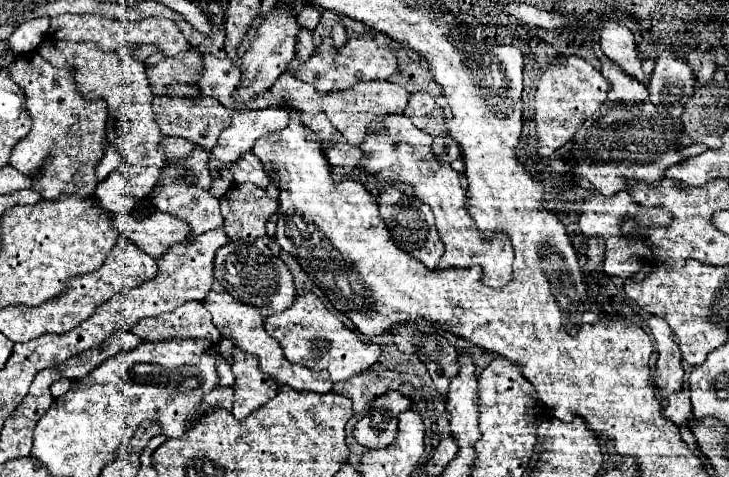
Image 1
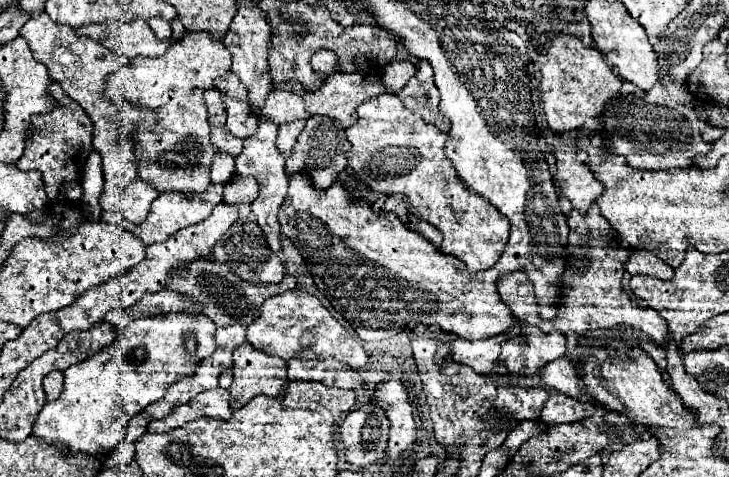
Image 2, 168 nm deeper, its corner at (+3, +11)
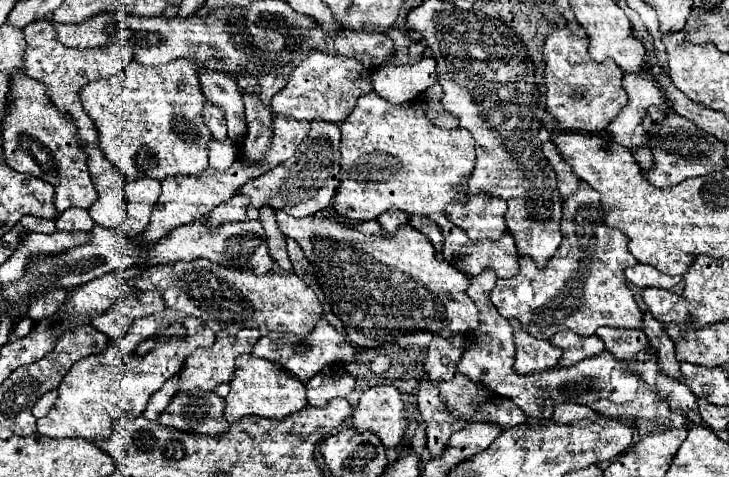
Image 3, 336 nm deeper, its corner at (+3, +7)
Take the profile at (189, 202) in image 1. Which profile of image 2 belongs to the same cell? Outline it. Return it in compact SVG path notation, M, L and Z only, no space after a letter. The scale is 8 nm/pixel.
M187 32L181 40L171 44L163 56L135 56L121 70L109 76L105 86L107 98L115 102L129 100L157 112L157 130L139 130L135 134L139 176L153 184L157 192L181 192L191 196L209 188L209 170L215 148L209 140L207 108L203 104L201 90L213 88L213 80L223 76L229 68L231 54L221 40L211 40L207 32Z

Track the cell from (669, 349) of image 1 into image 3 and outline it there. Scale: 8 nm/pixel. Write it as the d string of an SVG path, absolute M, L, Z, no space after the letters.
M583 182L575 194L563 198L559 230L563 236L561 246L545 262L545 268L537 268L529 256L521 256L521 272L509 280L497 280L491 292L491 302L497 312L503 318L517 318L537 338L551 338L557 326L579 336L593 336L601 326L641 330L643 314L623 274L637 260L627 250L629 238L625 232L605 226L599 192Z

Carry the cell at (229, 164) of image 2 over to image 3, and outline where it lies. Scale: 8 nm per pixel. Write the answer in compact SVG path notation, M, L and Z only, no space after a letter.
M209 140L209 166L217 170L227 170L229 164L235 162L237 148L235 142L227 140Z

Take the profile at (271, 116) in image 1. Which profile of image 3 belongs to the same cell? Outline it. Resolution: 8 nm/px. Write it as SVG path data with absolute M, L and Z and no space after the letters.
M313 50L297 68L293 68L287 86L273 96L273 112L295 120L343 122L355 108L357 98L373 90L369 76L371 72L353 58L337 58Z

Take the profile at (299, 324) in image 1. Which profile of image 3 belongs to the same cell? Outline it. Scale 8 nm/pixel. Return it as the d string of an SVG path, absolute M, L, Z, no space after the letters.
M319 320L315 330L309 336L297 336L297 334L283 334L283 332L271 332L263 338L257 340L253 352L257 358L271 360L279 368L291 372L299 382L307 384L317 372L321 372L325 366L333 362L343 362L343 364L353 364L357 350L325 320Z

